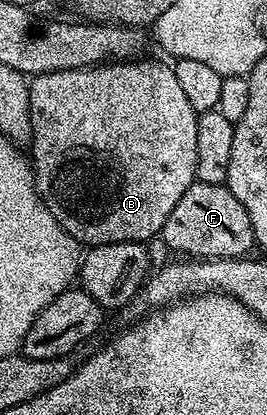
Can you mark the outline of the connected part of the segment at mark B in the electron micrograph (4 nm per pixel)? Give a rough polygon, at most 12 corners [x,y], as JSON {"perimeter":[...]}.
{"perimeter":[[171,63],[28,80],[36,191],[82,246],[195,184]]}

